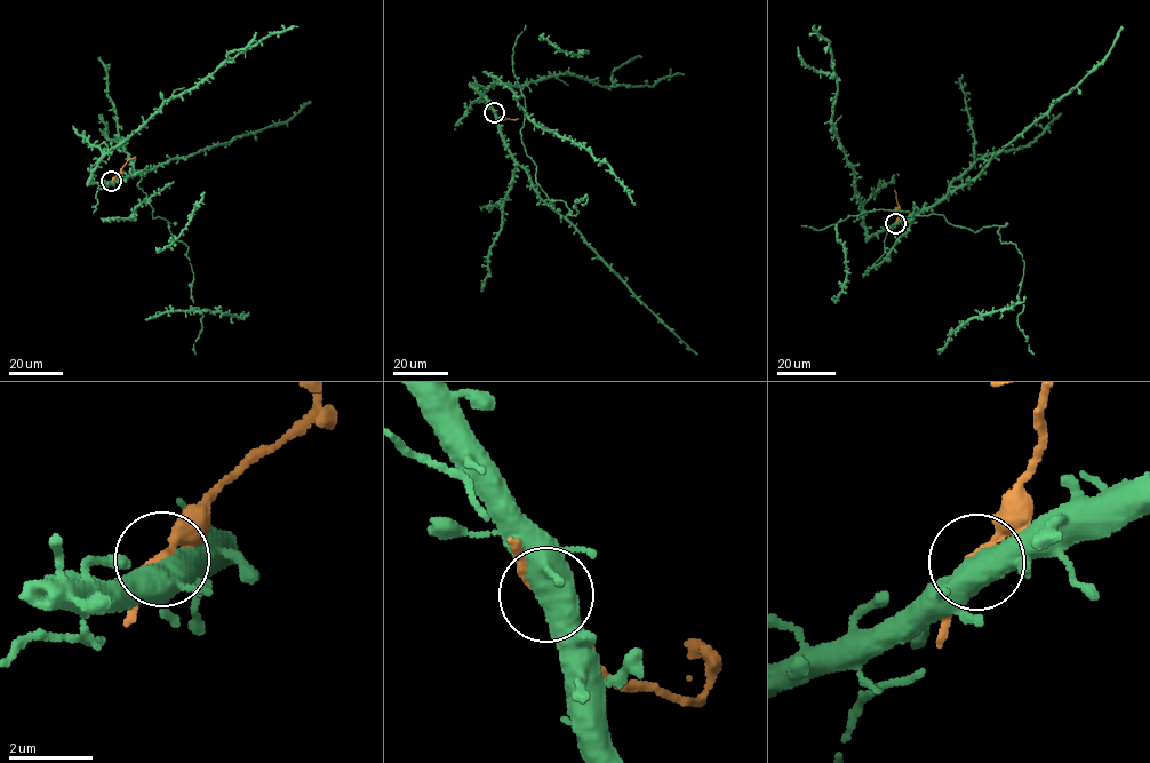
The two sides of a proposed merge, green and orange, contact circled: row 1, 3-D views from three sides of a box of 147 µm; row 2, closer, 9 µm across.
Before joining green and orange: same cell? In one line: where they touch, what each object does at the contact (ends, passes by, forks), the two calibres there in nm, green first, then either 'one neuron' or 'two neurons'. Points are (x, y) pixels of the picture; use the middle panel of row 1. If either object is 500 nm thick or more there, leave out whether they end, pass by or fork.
at (494, 112); 600 nm thick on the green side, 190 nm on the other; one neuron

